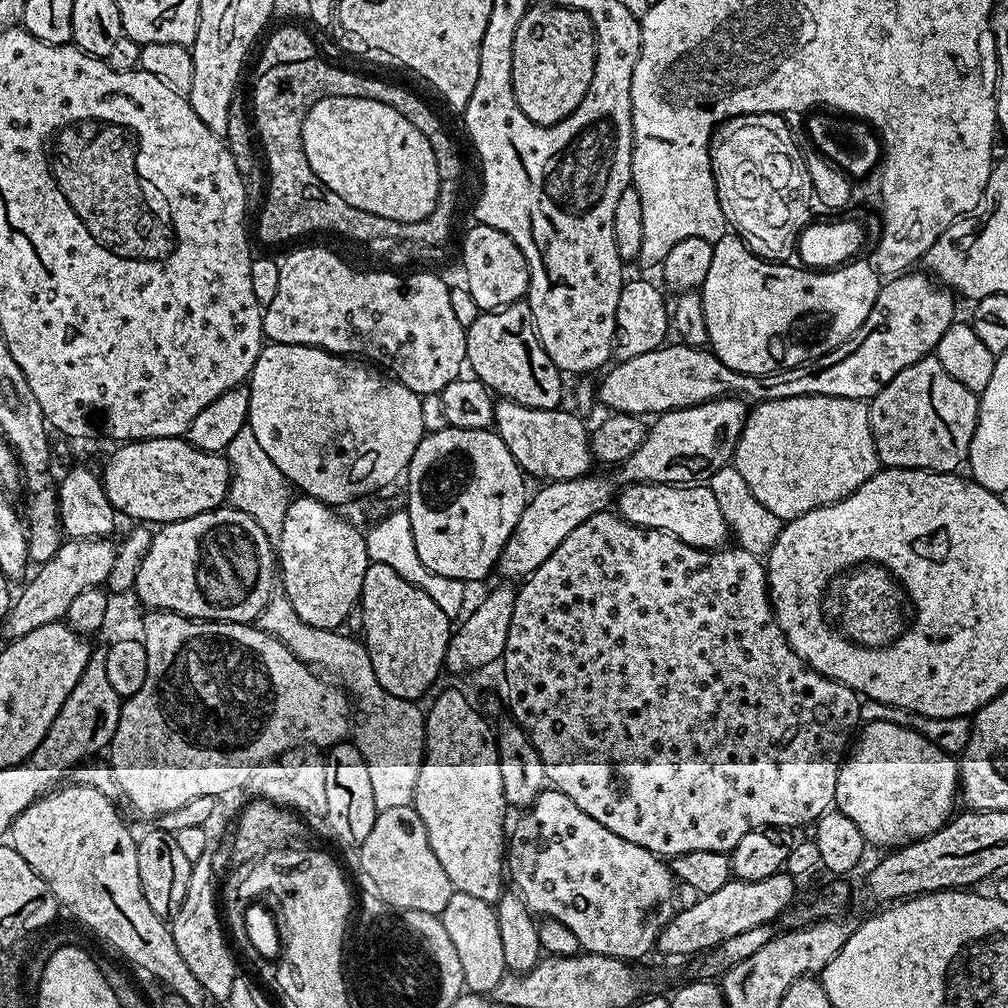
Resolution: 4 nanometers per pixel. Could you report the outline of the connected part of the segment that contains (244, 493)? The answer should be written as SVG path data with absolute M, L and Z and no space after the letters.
M245 426L234 434L230 446L226 450L228 468L232 471L232 477L228 483L227 503L231 507L242 510L242 514L250 514L258 526L266 532L273 542L279 541L282 534L282 522L286 522L286 510L294 499L294 489L288 480L274 466L274 461L262 450L258 438L254 438L254 430Z

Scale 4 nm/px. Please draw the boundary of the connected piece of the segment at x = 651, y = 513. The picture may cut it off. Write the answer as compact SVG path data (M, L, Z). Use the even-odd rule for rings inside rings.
M703 483L630 484L620 489L614 504L617 509L620 507L618 515L627 524L668 532L695 548L719 549L730 536L726 518L718 510L718 501Z

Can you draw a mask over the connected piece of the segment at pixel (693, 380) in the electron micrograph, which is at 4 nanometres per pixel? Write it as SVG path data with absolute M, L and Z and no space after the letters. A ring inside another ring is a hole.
M912 270L881 283L866 322L858 326L855 334L842 342L842 346L807 360L805 364L761 376L742 374L738 370L730 370L730 366L726 366L707 347L692 348L683 342L668 342L653 352L619 361L615 365L617 368L609 367L603 373L604 381L598 384L599 403L604 403L612 412L648 418L653 414L721 398L739 398L756 404L799 396L871 401L893 378L902 374L906 366L914 366L914 362L923 356L935 353L942 334L946 334L948 327L957 319L957 297L931 275L923 275L919 276L916 270Z

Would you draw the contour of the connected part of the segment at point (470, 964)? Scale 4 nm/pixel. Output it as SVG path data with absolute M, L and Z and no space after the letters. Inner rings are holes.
M453 891L450 902L446 902L446 910L439 913L446 926L446 934L450 934L450 942L454 942L454 950L458 950L458 958L462 961L464 987L469 993L490 994L506 980L508 967L502 950L502 937L498 934L498 918L495 907L482 898L474 898L471 894Z

